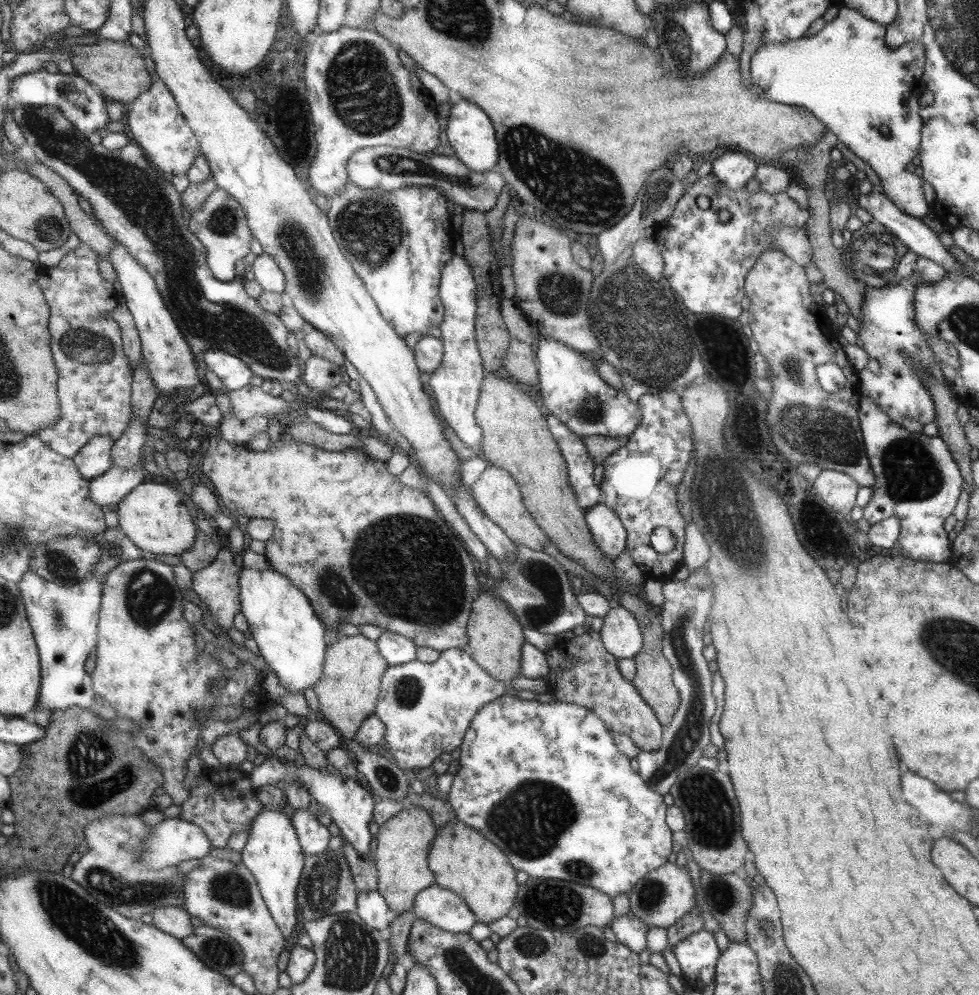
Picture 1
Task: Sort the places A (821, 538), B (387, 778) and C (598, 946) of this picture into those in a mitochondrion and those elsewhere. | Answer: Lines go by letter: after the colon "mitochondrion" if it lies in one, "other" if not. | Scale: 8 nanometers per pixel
A: other
B: mitochondrion
C: mitochondrion

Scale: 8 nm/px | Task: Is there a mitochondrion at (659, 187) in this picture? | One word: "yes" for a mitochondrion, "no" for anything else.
yes

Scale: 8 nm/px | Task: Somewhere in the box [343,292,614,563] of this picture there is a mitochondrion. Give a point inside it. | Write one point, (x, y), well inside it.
(590, 410)

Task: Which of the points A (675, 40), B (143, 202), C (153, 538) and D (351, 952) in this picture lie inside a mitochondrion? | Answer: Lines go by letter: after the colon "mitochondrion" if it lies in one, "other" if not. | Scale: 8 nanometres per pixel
A: mitochondrion
B: mitochondrion
C: other
D: mitochondrion

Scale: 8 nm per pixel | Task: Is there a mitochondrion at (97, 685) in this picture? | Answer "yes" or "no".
no

